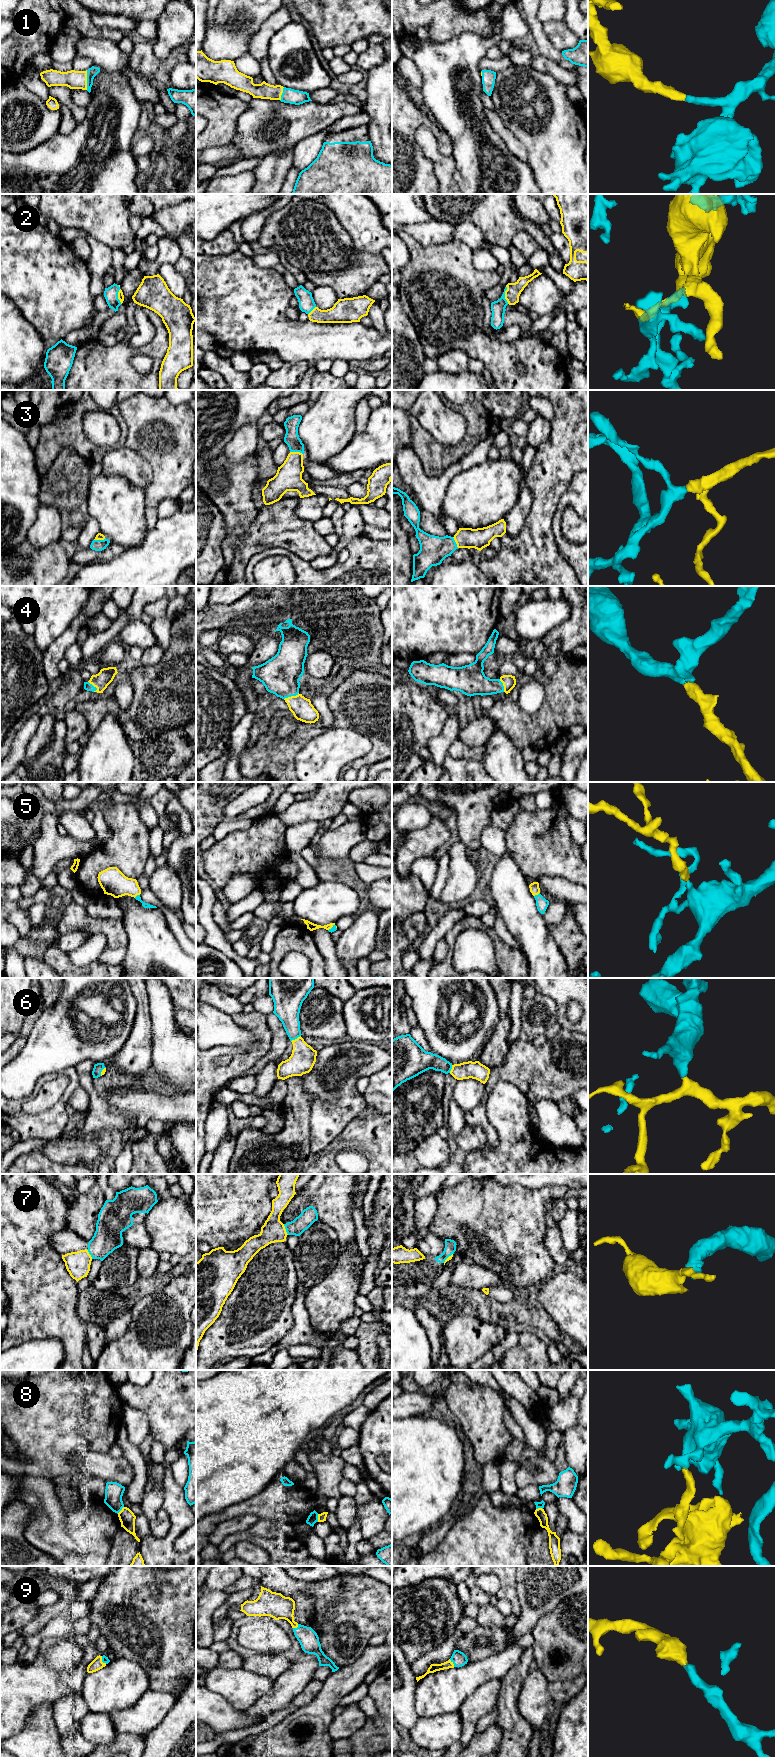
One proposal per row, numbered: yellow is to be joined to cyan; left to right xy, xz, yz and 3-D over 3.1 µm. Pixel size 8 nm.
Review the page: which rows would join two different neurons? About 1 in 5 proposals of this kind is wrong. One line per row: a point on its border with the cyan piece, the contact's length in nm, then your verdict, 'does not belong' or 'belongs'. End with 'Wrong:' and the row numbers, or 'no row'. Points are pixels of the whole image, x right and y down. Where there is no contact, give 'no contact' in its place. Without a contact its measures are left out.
1: contact xy (87, 80); length 160 nm; belongs
2: contact yz (504, 295); length 140 nm; belongs
3: contact xz (296, 451); length 110 nm; belongs
4: contact xz (291, 695); length 130 nm; belongs
5: contact yz (536, 895); length 60 nm; belongs
6: contact xz (295, 1038); length 90 nm; belongs
7: contact xz (285, 1228); length 100 nm; does not belong
8: contact xz (317, 1518); length 60 nm; does not belong
9: contact yz (453, 1663); length 80 nm; belongs
Wrong: 7, 8

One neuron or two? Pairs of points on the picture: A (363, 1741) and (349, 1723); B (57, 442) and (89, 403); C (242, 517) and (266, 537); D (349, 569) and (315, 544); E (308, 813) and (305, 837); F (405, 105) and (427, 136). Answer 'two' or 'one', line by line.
A: two
B: one
C: two
D: two
E: two
F: two

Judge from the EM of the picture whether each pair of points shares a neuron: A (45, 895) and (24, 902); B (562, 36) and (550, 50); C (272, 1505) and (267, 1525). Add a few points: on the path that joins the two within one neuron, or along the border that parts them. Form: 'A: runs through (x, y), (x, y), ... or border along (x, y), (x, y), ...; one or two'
A: runs through (40, 897), (29, 901); one
B: border along (542, 25), (550, 42), (561, 52); two
C: border along (260, 1518), (276, 1522); two

